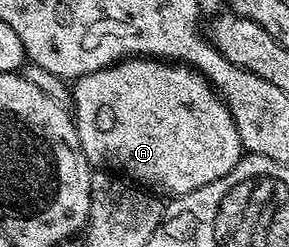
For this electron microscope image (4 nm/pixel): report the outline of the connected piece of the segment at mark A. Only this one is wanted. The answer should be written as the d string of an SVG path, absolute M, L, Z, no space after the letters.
M127 58L114 66L104 66L99 72L91 72L72 83L71 113L77 123L79 144L90 164L97 168L108 168L110 171L120 172L126 179L153 192L166 190L169 196L195 192L195 188L203 188L203 184L211 184L211 180L219 180L219 176L227 176L227 172L231 172L231 168L235 168L235 164L243 157L239 132L235 128L235 120L231 112L225 107L225 101L217 95L209 80L192 66L155 58Z

